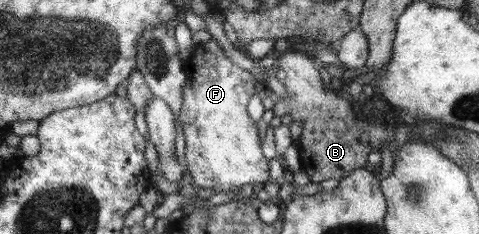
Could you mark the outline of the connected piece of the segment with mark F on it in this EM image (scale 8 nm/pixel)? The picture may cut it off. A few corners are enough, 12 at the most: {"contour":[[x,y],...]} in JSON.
{"contour":[[217,40],[184,62],[179,122],[191,184],[257,188],[251,96],[263,90]]}

